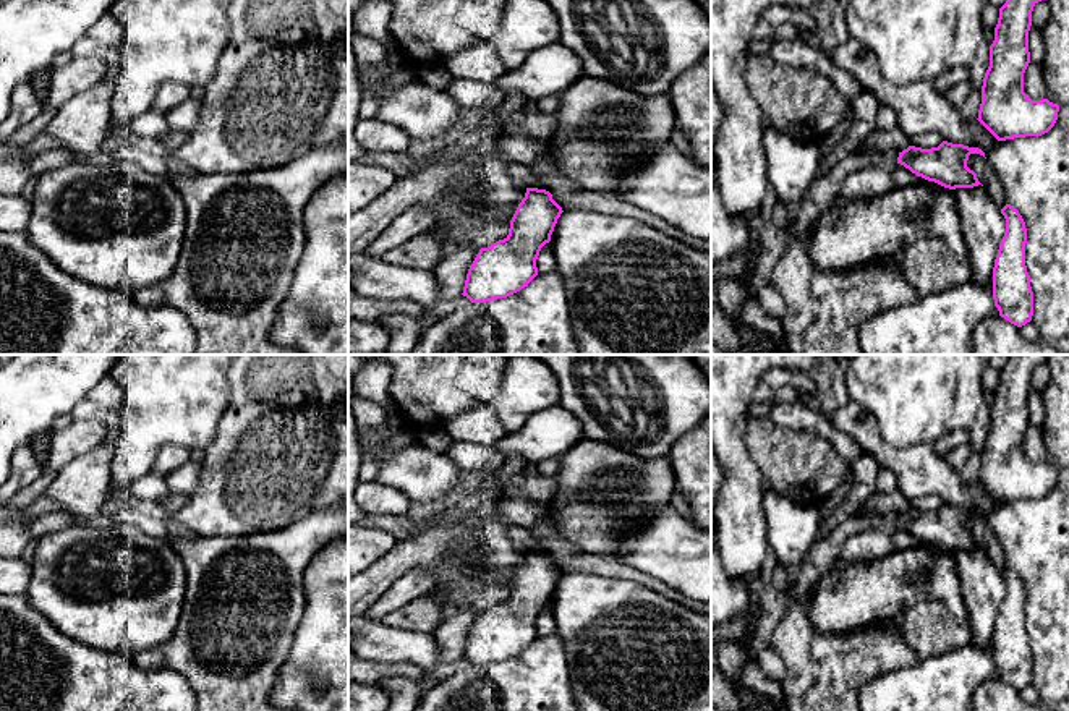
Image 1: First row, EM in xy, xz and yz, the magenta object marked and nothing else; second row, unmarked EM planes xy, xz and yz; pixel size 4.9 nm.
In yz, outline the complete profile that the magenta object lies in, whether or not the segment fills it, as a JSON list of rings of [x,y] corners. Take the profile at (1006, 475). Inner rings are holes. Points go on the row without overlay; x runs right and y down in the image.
[[[1011,355],[999,371],[977,481],[998,504],[1041,499],[1058,483],[1058,466],[1048,462],[1032,463],[1024,455],[1024,436],[1030,426],[1032,374],[1050,356]]]

